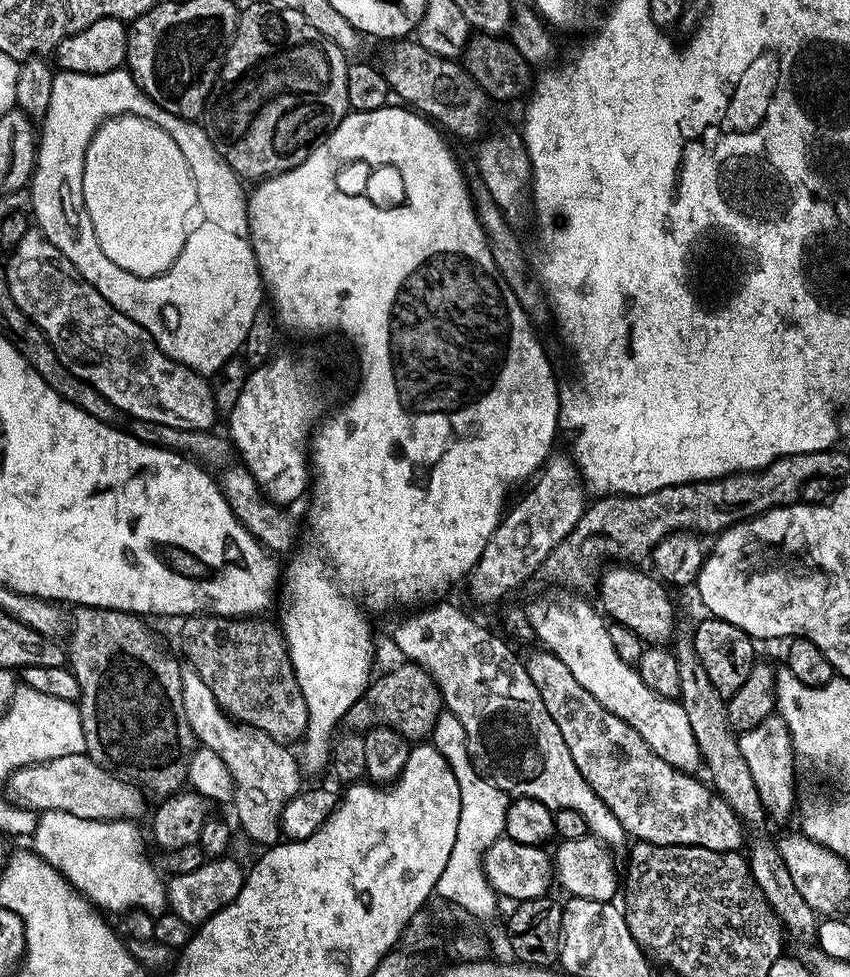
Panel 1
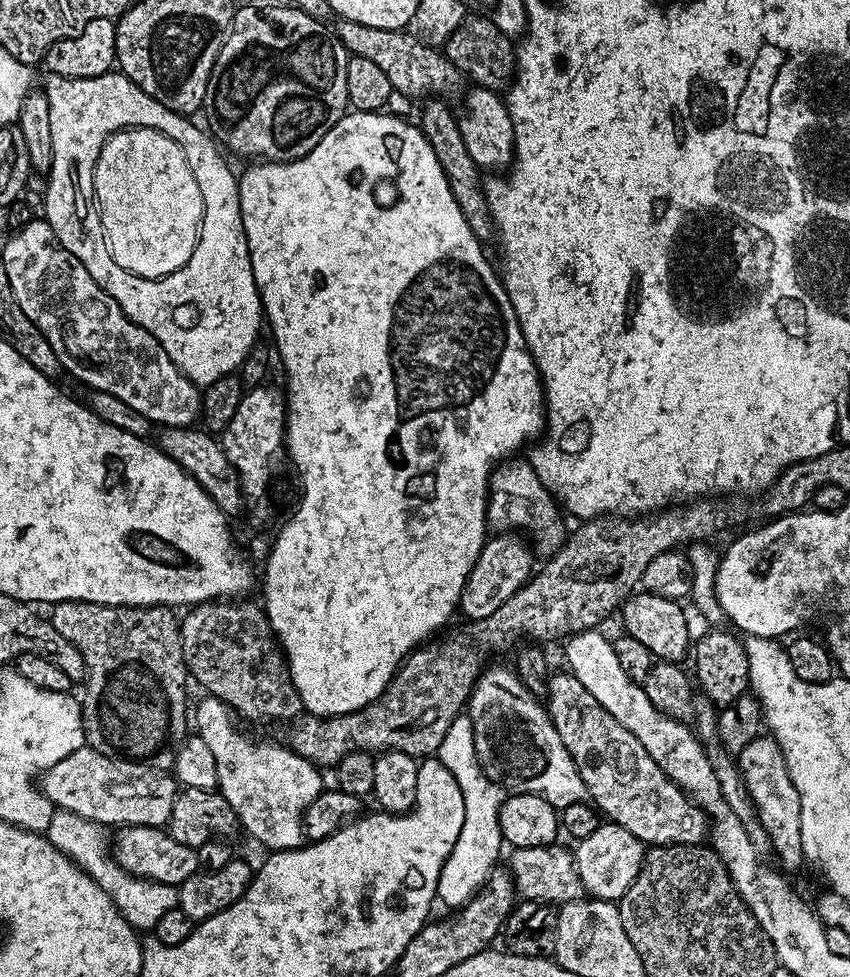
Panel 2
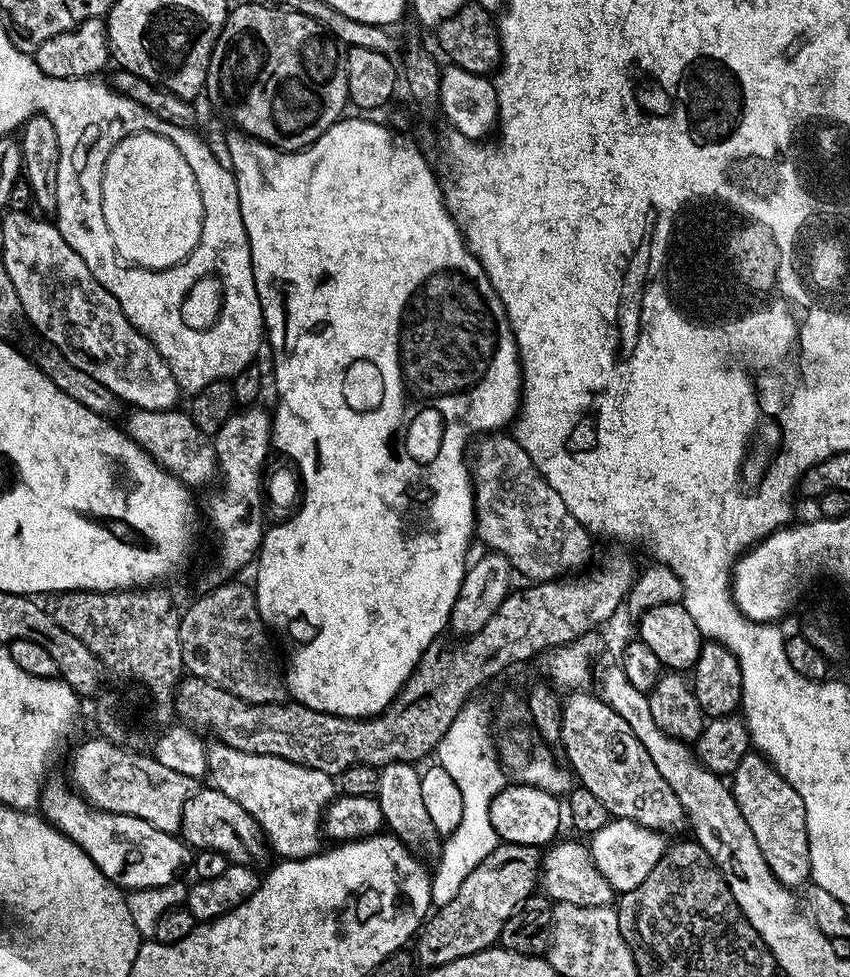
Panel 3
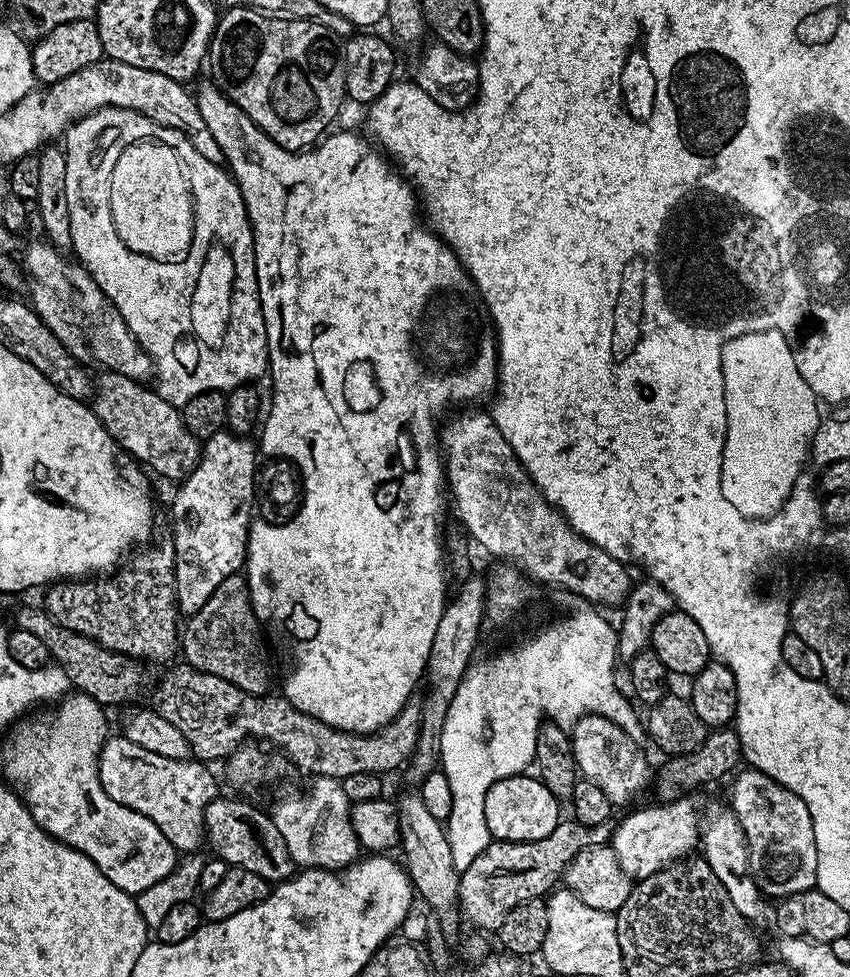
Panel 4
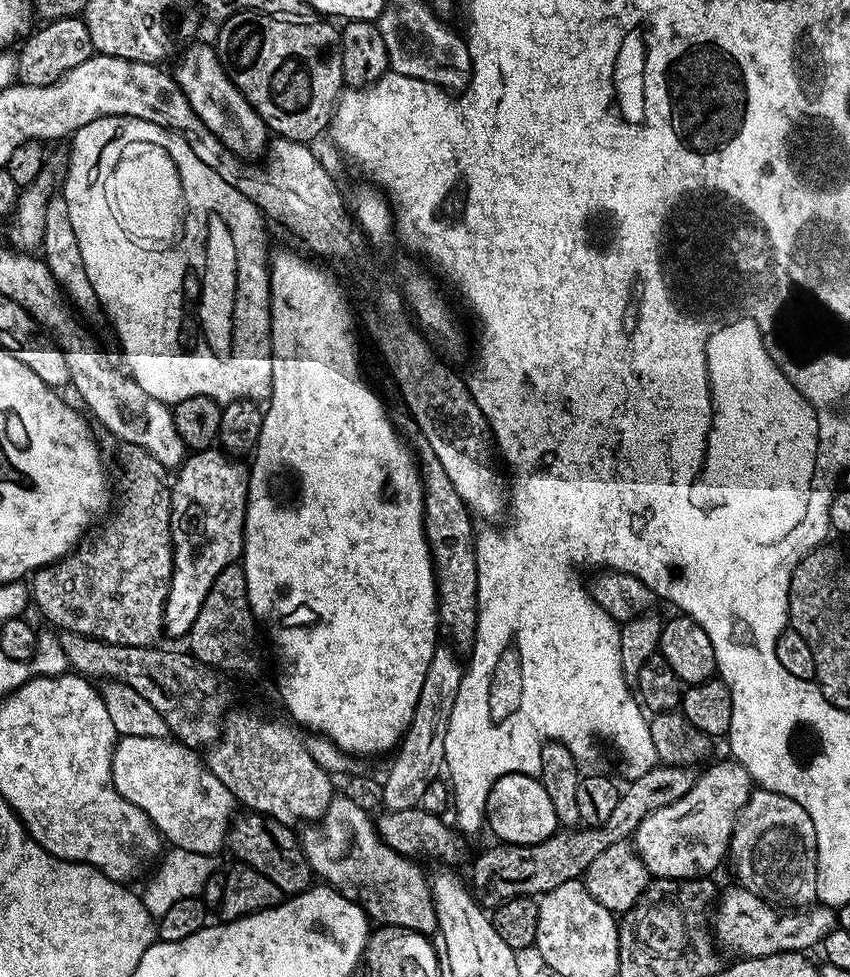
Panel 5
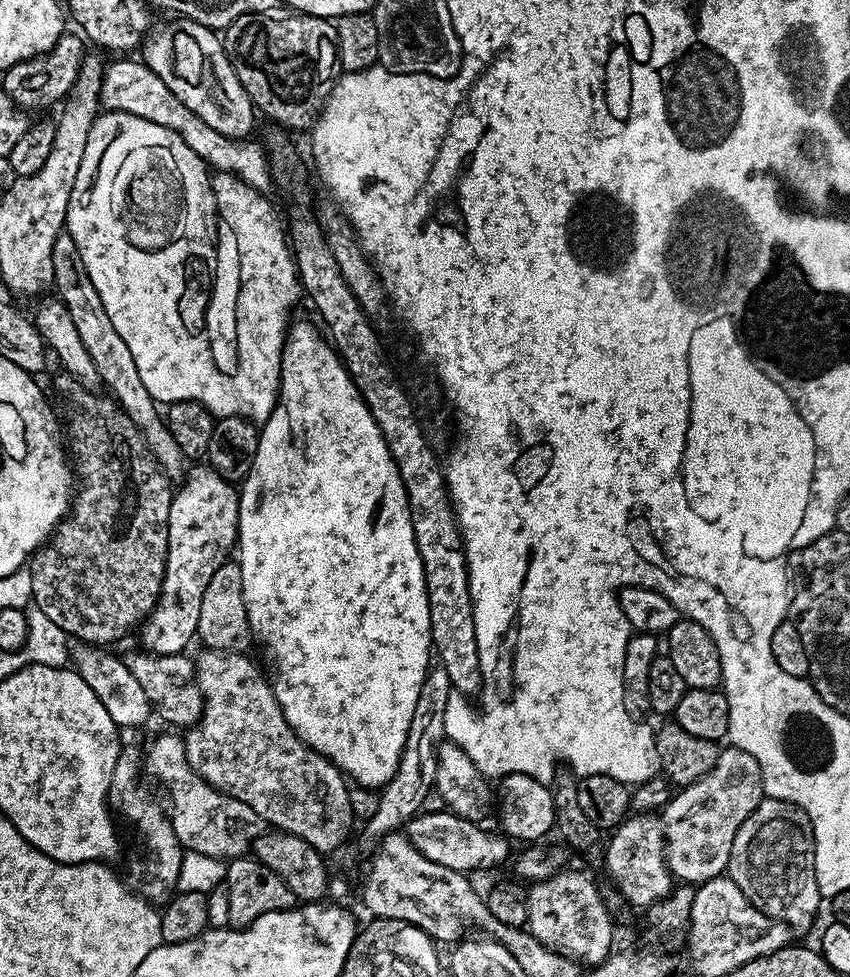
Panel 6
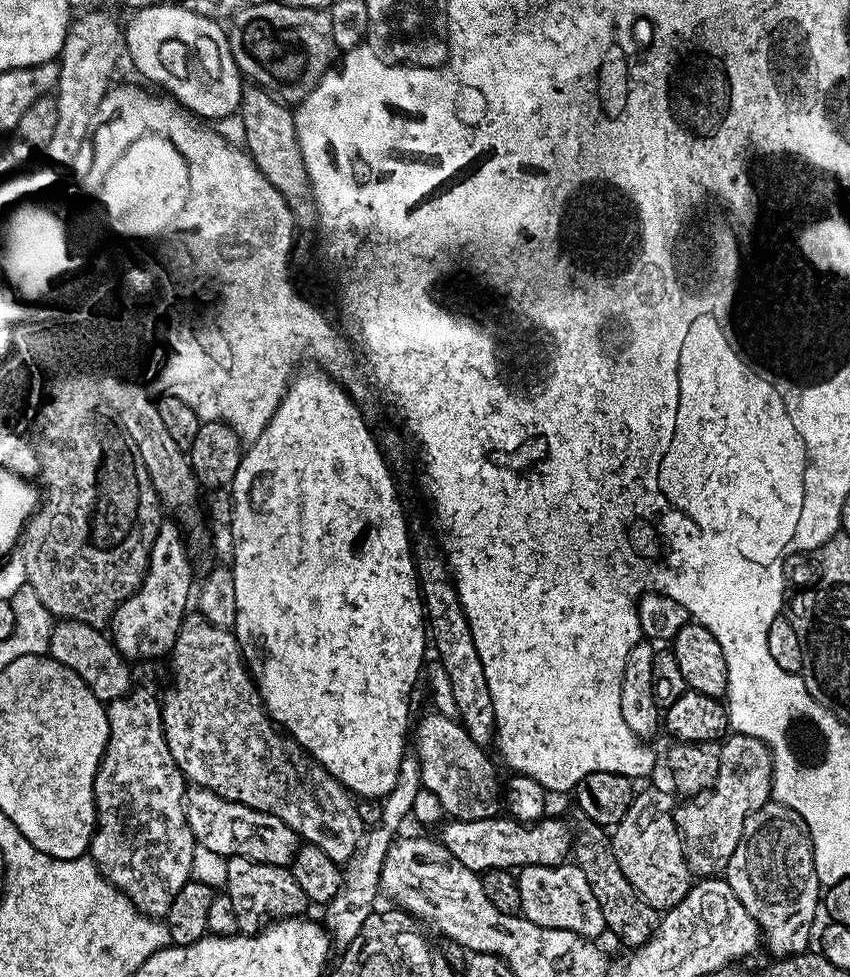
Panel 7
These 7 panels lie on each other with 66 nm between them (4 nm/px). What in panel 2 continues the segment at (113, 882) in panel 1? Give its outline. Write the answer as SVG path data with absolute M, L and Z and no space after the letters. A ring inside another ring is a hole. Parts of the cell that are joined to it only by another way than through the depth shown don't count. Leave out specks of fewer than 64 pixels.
M57 809L46 835L55 848L71 857L88 876L94 878L106 890L110 899L115 902L116 908L132 928L138 932L153 931L163 914L179 907L179 889L172 884L142 879L122 871L117 866L115 857L112 857L109 839L107 842L103 832L105 831L92 821L85 821L72 812Z

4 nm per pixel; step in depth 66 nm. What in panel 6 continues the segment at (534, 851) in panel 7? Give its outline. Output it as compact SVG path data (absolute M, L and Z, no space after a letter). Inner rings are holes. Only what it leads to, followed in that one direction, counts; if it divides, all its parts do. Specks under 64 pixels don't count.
M447 810L443 812L421 811L406 824L406 837L420 853L438 866L446 866L455 872L473 874L483 868L492 868L508 856L508 836L499 831L487 832L475 820L464 820Z

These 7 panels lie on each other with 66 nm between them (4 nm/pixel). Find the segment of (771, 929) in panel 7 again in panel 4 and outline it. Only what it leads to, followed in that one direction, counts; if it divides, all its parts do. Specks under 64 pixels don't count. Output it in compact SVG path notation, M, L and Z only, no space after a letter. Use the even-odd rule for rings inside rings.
M757 768L745 769L735 773L730 810L742 826L748 848L748 872L756 887L765 897L775 898L813 891L818 878L818 846L814 842L814 822L810 810L806 810L806 802Z

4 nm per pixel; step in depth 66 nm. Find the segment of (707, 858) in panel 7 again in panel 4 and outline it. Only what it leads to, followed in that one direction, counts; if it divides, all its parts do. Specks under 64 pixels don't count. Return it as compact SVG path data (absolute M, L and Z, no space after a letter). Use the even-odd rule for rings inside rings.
M681 798L671 802L661 803L660 808L640 808L637 812L632 812L619 825L615 825L610 841L610 847L616 855L616 863L622 866L622 870L627 876L632 877L633 881L645 880L650 874L654 874L663 868L669 868L677 860L683 860L697 851L698 845L702 840L702 828L696 824L696 808L688 798Z

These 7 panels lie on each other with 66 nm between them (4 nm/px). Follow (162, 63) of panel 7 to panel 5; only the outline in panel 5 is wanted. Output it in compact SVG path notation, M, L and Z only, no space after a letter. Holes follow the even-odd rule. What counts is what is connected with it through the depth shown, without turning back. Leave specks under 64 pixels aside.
M211 43L187 45L188 50L175 61L174 75L182 94L194 106L194 114L202 118L208 127L220 141L228 147L233 154L241 160L248 162L265 151L270 143L268 127L262 122L262 118L246 102L246 98L234 86L234 82L228 76L223 64L216 57L215 47Z

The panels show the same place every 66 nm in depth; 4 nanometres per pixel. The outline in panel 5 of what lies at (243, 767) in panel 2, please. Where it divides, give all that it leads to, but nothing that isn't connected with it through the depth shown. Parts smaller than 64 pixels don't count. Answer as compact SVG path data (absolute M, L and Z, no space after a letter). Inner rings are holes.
M336 794L318 823L305 828L298 836L300 845L313 873L323 883L359 898L369 917L377 916L381 925L425 934L437 931L429 877L424 877L415 859L398 854L380 840L368 810L356 806L345 794Z

